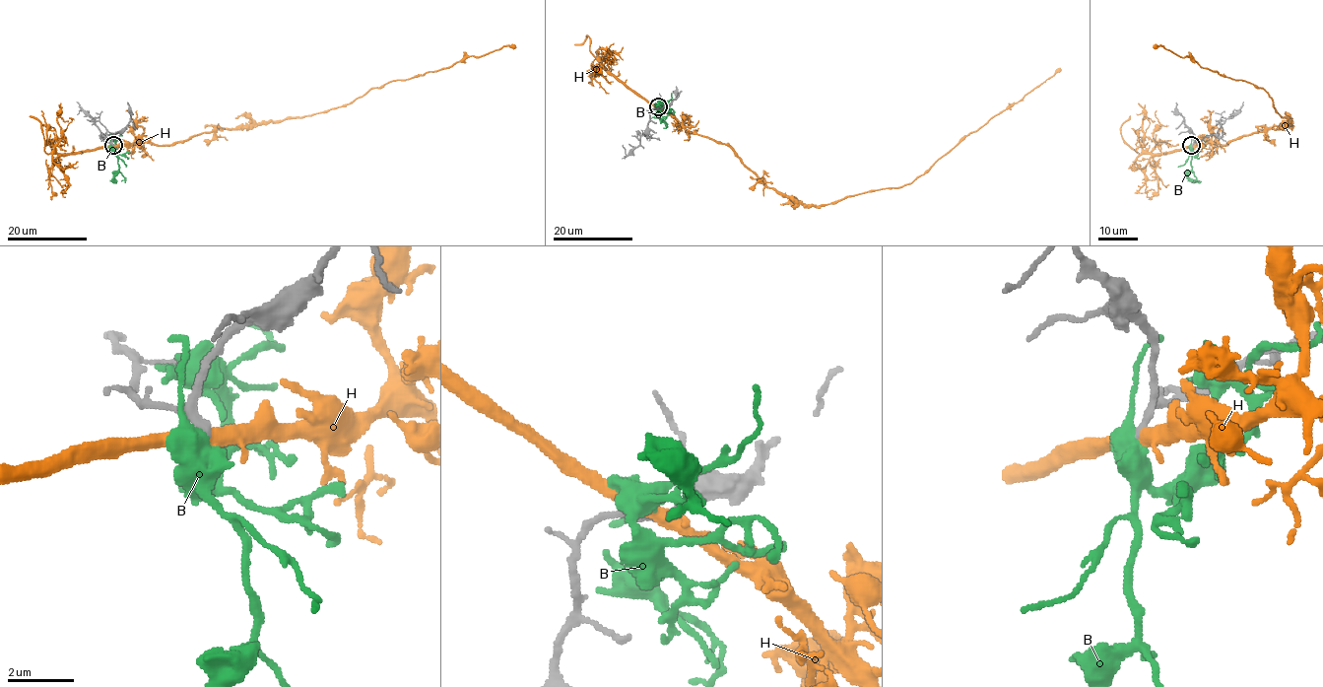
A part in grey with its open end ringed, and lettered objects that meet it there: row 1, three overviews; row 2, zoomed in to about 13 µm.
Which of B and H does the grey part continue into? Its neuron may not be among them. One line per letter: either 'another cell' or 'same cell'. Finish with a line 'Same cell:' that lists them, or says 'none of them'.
B: another cell
H: another cell
Same cell: none of them

